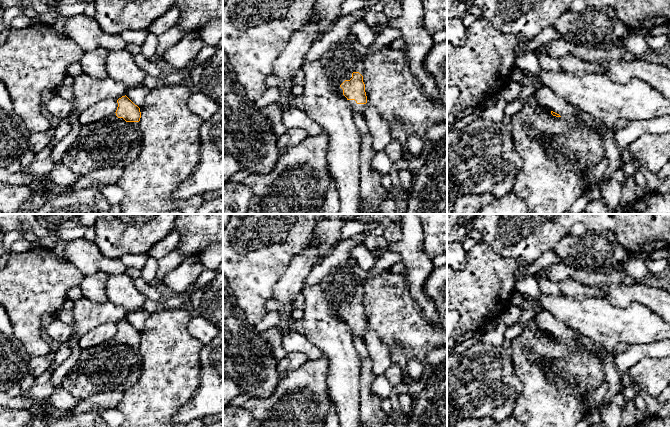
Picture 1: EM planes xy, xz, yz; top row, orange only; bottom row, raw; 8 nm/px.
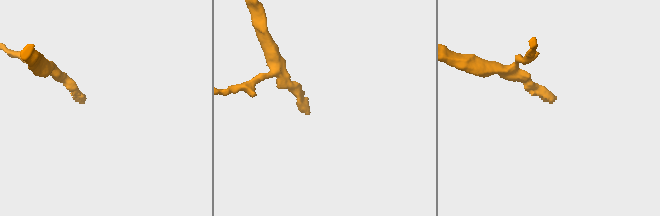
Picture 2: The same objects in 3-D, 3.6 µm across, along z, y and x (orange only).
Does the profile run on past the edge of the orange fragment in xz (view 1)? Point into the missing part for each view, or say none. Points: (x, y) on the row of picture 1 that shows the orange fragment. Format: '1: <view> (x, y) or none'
1: xz (340, 63)

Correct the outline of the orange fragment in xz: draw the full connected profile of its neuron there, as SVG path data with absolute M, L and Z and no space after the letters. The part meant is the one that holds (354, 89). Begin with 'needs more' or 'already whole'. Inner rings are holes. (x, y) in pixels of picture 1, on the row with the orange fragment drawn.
needs more; M349 45L335 46L320 60L335 88L349 101L352 112L363 115L367 96L363 82L364 63L361 55Z

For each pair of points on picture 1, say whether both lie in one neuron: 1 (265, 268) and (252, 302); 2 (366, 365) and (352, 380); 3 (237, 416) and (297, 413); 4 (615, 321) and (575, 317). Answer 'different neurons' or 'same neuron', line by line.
1: same neuron
2: different neurons
3: different neurons
4: same neuron

